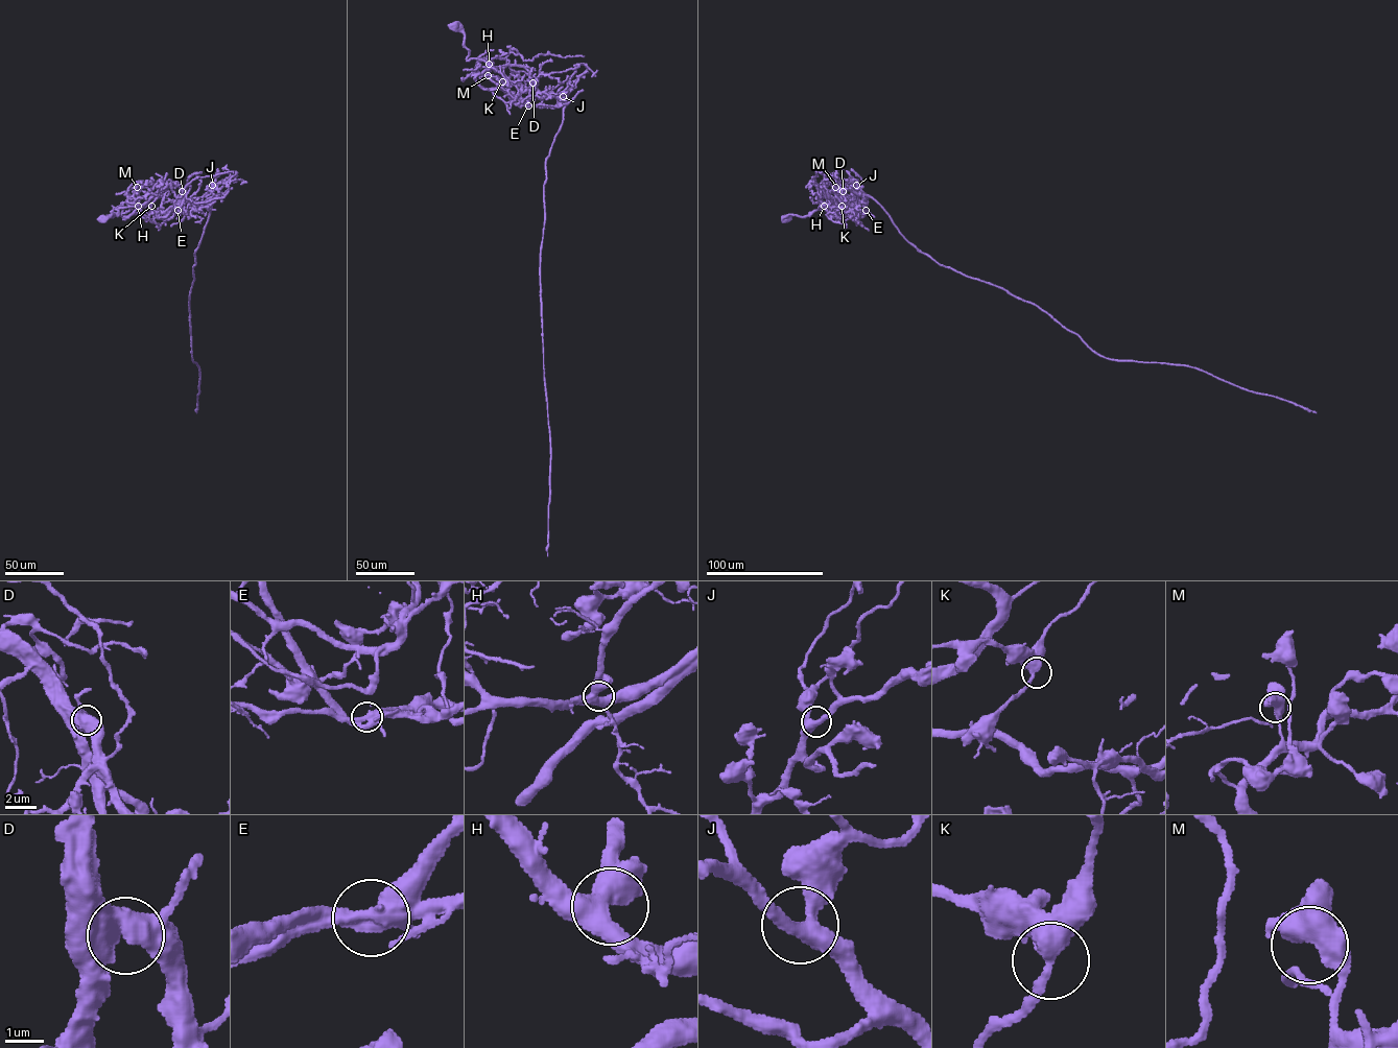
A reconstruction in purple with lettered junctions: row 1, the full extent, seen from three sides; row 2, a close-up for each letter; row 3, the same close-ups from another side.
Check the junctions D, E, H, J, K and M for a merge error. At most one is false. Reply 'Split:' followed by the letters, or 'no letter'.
Split: E

